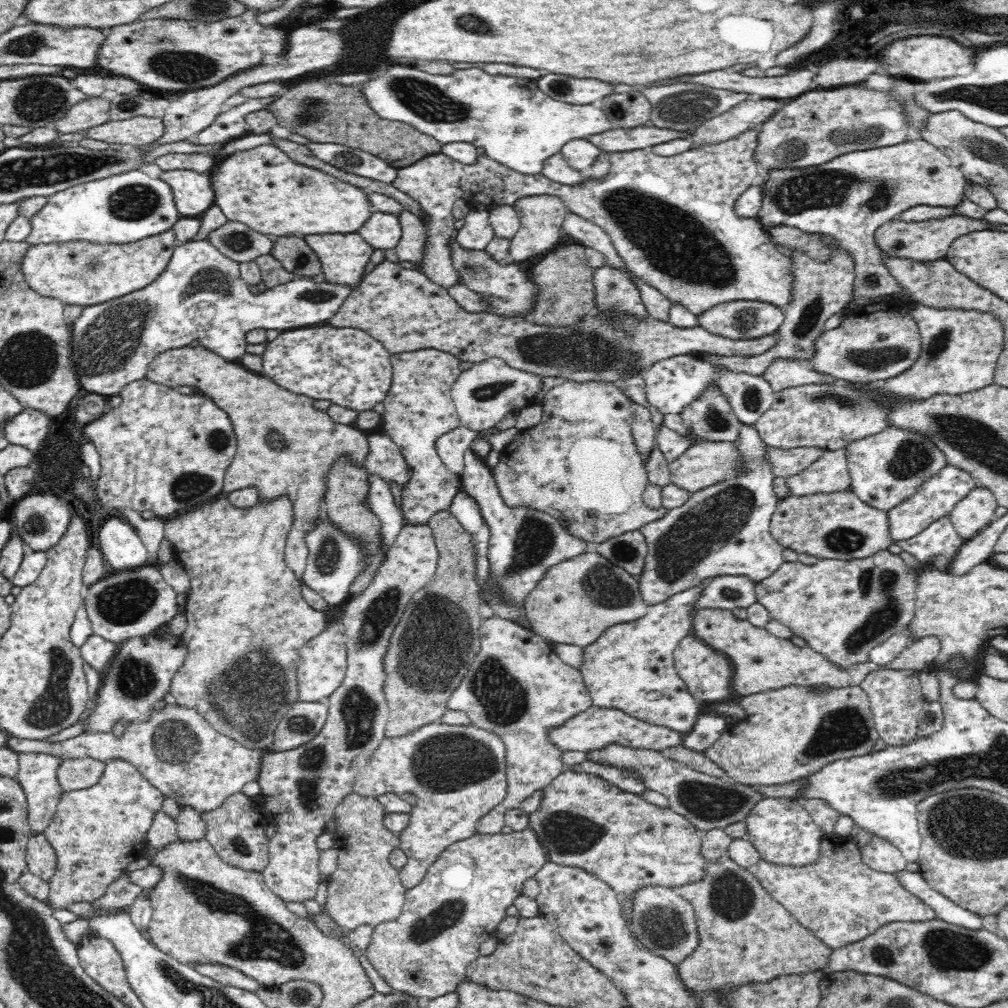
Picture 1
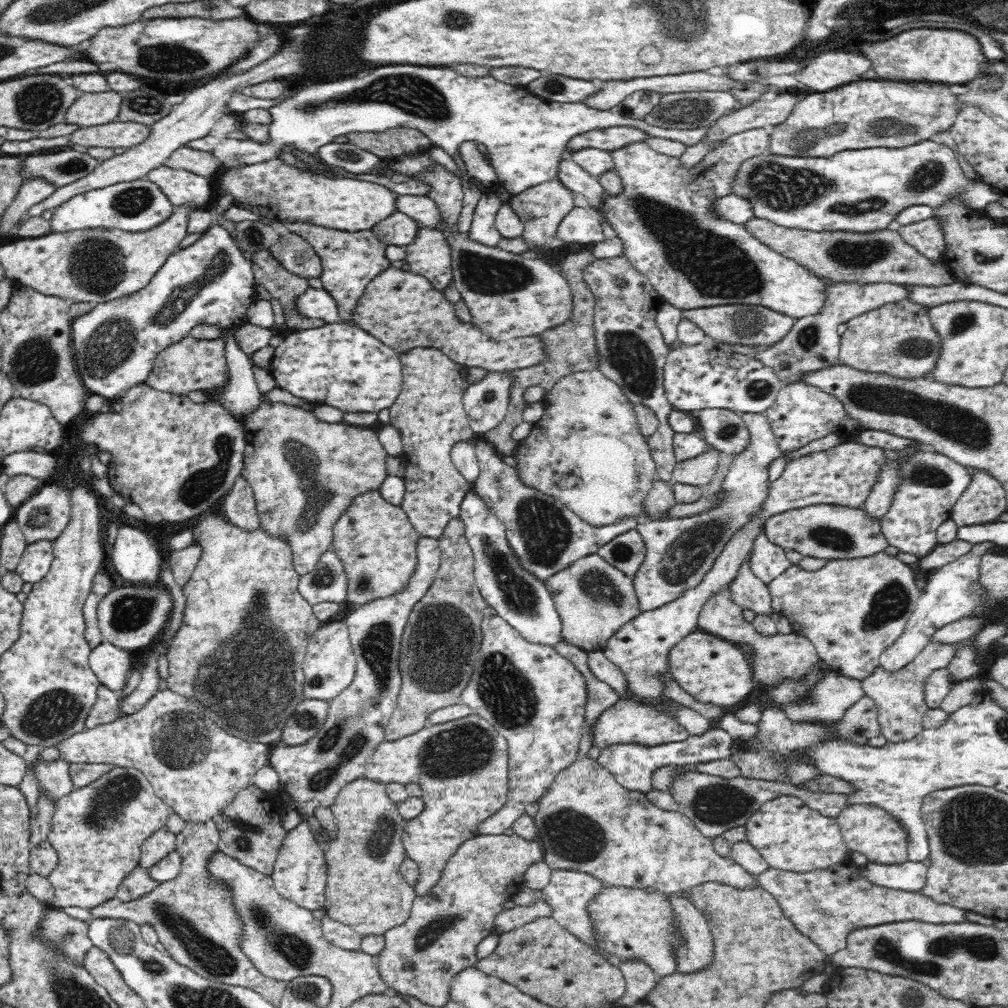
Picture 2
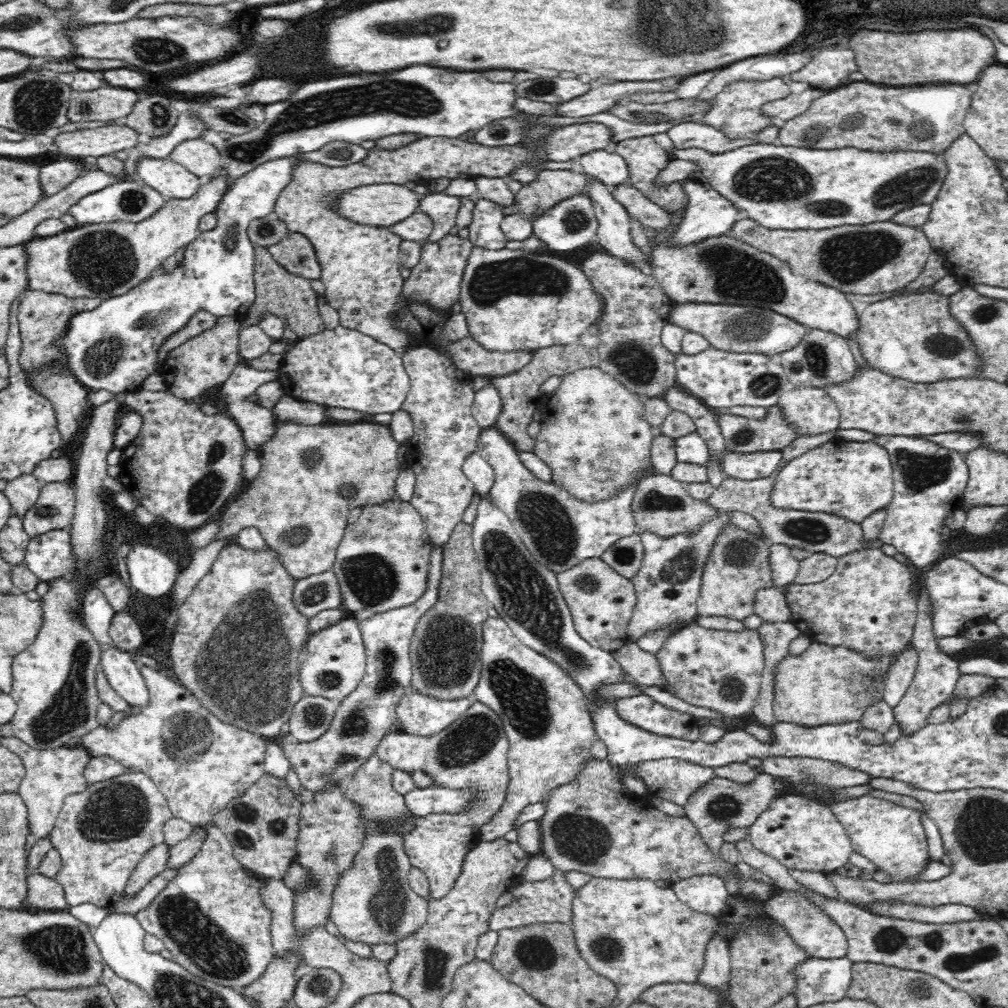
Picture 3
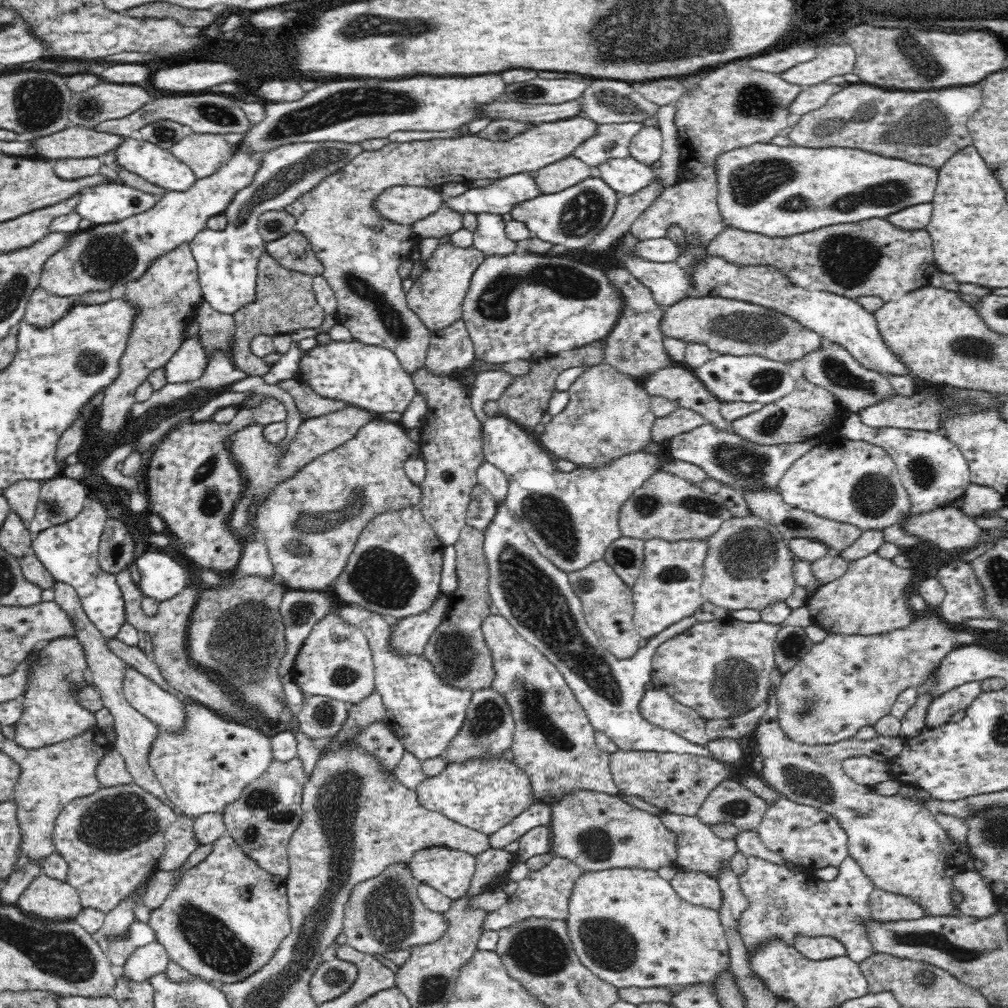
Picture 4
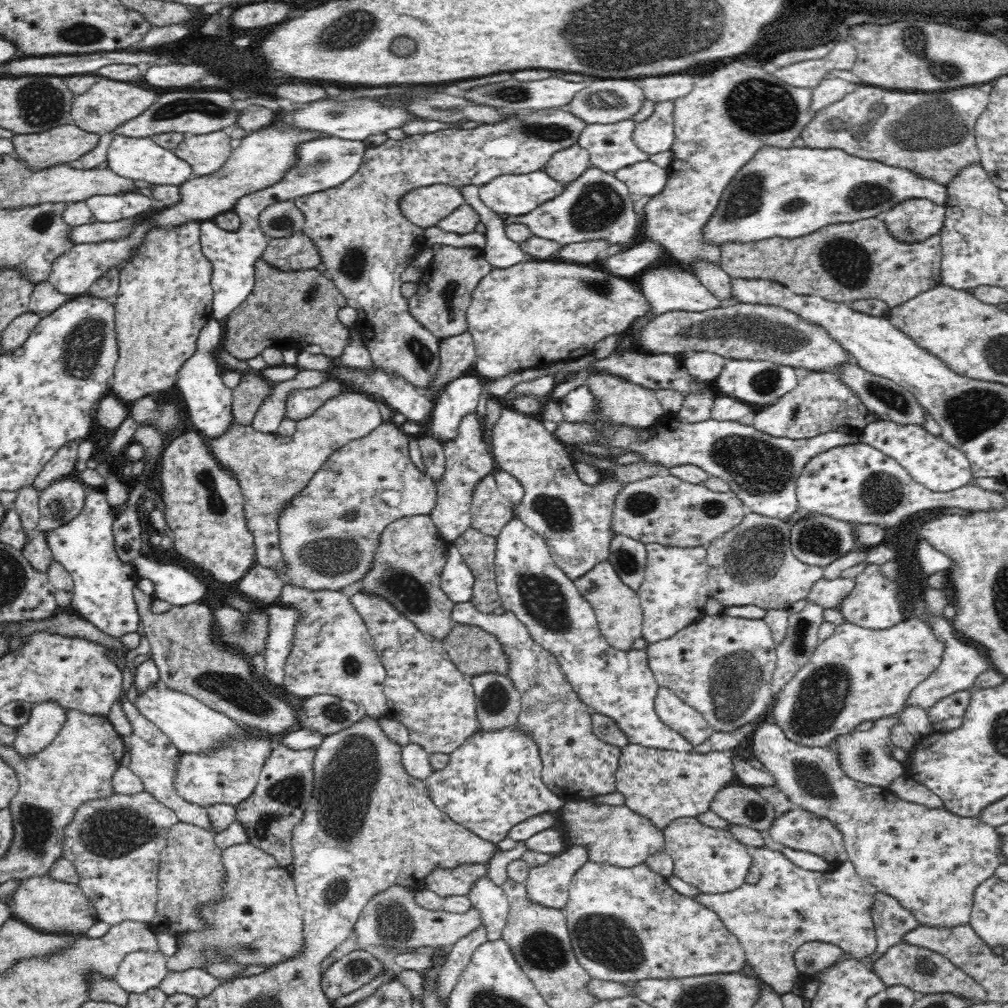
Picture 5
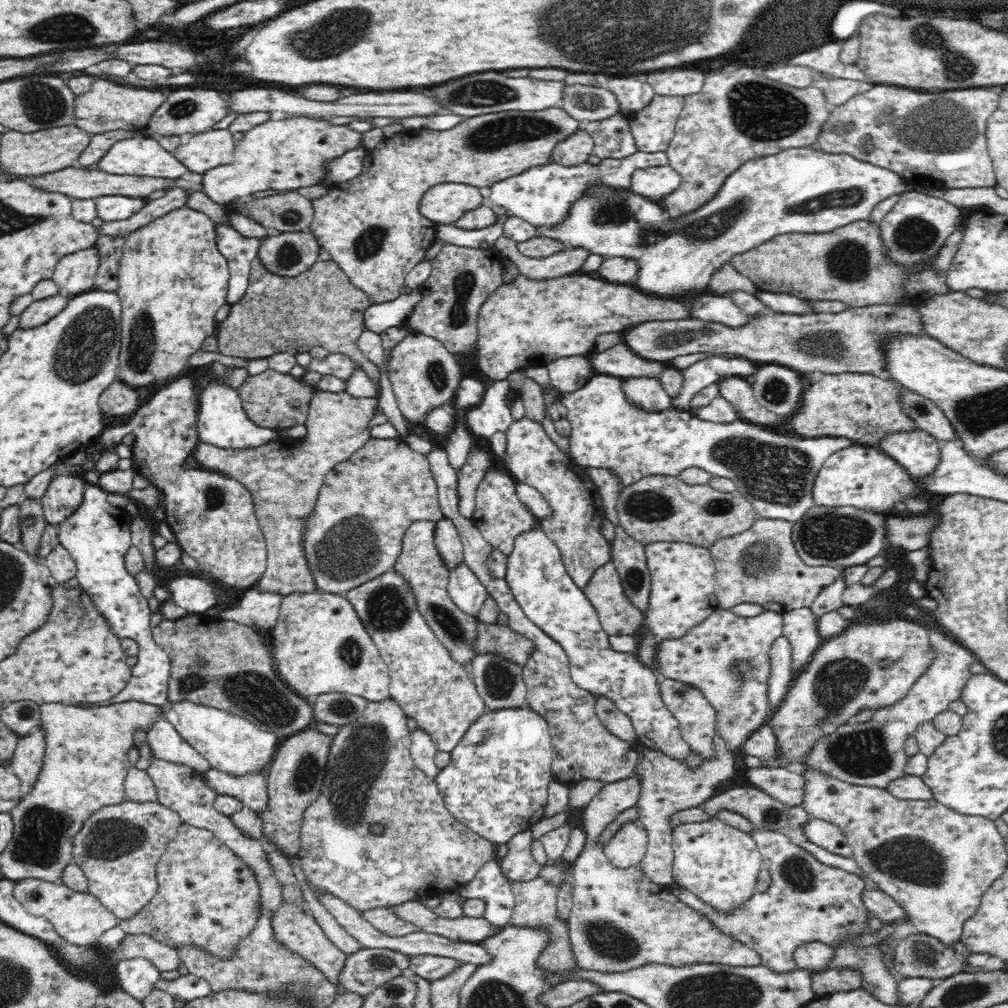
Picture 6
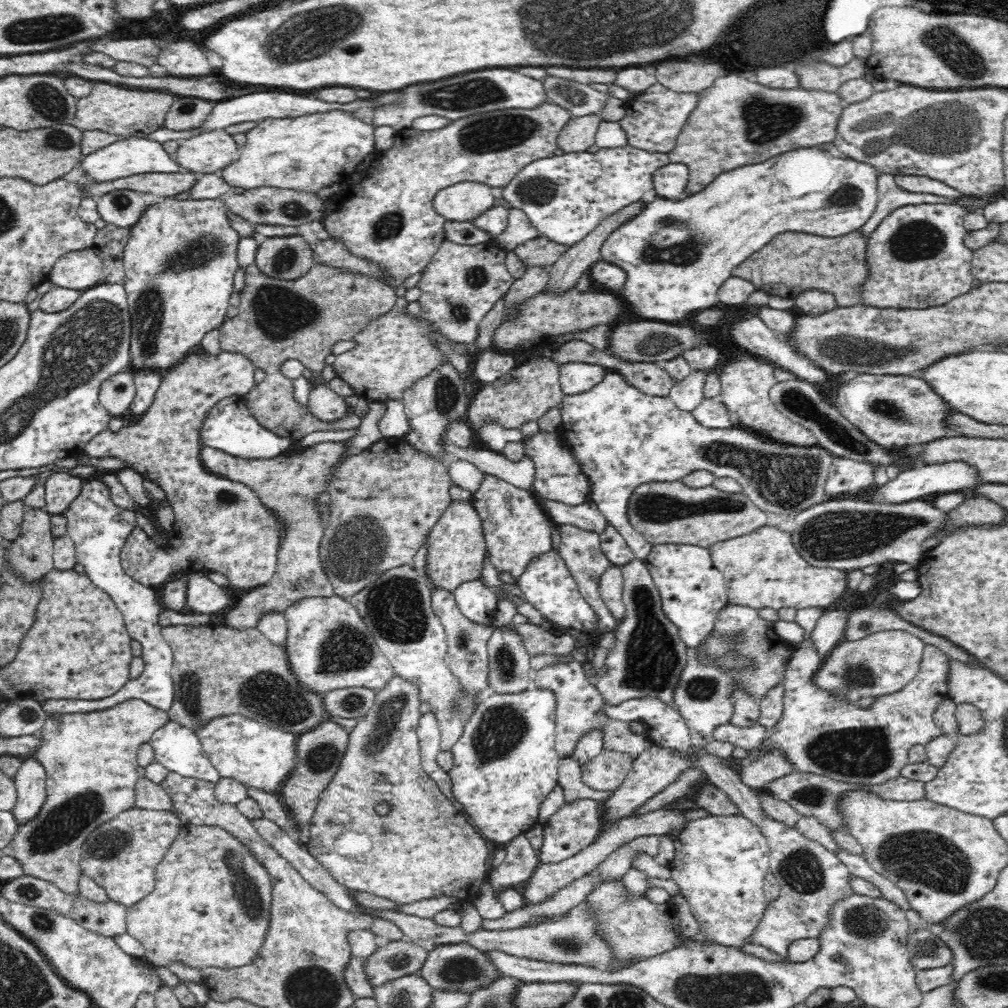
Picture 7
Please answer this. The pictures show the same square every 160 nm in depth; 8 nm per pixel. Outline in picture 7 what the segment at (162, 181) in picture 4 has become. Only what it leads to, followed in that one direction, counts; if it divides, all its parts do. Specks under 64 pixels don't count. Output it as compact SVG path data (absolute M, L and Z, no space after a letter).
M140 136L117 140L104 148L99 148L80 162L79 169L81 173L87 174L101 184L138 174L178 173L182 171L175 162L174 156L166 153L162 143Z

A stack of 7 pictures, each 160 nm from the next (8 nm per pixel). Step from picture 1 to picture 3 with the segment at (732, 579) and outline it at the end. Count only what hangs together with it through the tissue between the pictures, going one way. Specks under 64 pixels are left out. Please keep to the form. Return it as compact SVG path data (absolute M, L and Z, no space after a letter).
M777 587L758 590L753 610L764 622L792 622L786 595Z

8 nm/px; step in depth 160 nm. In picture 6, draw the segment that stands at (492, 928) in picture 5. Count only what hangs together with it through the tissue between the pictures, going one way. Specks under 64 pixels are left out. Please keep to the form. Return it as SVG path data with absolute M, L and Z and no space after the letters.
M497 859L486 862L474 880L463 884L458 891L466 899L481 898L486 903L483 917L501 930L509 925L514 914L515 894L499 863Z

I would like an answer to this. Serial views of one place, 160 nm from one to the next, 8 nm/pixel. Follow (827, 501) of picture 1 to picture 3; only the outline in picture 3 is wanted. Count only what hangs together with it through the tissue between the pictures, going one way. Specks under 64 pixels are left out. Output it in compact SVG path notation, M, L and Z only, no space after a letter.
M774 476L751 481L728 477L716 487L714 494L707 501L722 513L730 510L747 512L756 518L761 526L762 535L775 546L796 547L812 553L824 552L836 557L868 547L862 546L861 523L826 513L804 512L804 510L782 509L774 506L771 501L774 485Z

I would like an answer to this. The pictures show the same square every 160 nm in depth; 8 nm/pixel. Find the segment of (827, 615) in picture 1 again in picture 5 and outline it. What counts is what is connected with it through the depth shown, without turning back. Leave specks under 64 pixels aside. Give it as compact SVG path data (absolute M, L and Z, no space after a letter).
M867 564L864 572L855 578L855 589L841 602L839 610L846 621L873 630L888 629L904 621L898 601L898 583L882 576L878 565Z

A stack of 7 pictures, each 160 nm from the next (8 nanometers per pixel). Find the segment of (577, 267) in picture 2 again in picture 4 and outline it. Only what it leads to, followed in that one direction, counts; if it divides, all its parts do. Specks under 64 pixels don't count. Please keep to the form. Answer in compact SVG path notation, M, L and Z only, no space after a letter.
M594 341L589 345L577 348L571 351L562 351L557 355L538 360L531 363L530 372L515 378L515 381L501 394L497 400L499 412L506 414L512 421L518 422L526 431L535 433L535 427L540 424L542 416L547 412L549 400L556 392L555 378L566 368L574 368L574 366L597 365L604 362L603 341Z

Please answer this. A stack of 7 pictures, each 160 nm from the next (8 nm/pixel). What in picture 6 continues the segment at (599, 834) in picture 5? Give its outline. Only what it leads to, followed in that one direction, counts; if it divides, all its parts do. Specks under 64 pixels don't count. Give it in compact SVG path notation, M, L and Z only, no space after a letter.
M640 824L624 825L603 848L612 866L636 869L647 851L647 830Z

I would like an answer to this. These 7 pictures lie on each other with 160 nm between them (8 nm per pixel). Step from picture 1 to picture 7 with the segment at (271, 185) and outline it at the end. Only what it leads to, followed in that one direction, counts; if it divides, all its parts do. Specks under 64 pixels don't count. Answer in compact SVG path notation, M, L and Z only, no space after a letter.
M460 182L440 190L433 200L438 214L452 221L473 221L496 204L492 187L478 182Z

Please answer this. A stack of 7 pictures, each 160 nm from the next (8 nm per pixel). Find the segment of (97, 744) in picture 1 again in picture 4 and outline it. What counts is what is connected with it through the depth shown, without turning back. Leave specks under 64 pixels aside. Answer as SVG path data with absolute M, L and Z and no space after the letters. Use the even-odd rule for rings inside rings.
M116 638L106 639L106 645L111 652L114 652L116 656L124 660L126 665L152 679L160 688L170 693L174 692L173 688L161 676L158 666L148 660L145 653L138 646L128 646ZM186 702L188 705L187 727L181 735L168 733L166 729L157 728L159 733L155 736L148 760L154 769L158 781L166 790L168 798L184 814L200 816L200 814L222 811L225 806L236 802L243 794L243 790L251 782L256 781L273 762L271 737L264 735L256 729L237 722L228 722L216 712L196 703Z

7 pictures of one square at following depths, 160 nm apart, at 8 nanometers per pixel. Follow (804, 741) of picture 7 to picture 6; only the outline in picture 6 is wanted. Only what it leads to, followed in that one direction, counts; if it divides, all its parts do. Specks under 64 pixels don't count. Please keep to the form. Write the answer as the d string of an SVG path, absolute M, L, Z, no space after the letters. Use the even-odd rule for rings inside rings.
M797 608L783 613L784 619L783 635L792 647L793 679L806 670L806 666L812 662L814 653L820 650L822 644L819 635L818 616L812 608ZM929 626L928 638L931 644L931 652L935 655L935 658L932 665L908 690L907 696L894 702L894 705L877 709L872 718L866 722L855 722L853 719L842 724L842 726L838 726L834 732L820 736L812 744L812 748L802 756L801 761L805 771L822 772L827 776L853 785L880 789L886 789L894 780L905 775L905 767L909 759L909 756L905 753L905 742L915 736L920 725L932 723L938 714L959 701L961 690L964 688L967 678L971 676L969 666L977 661L974 653L967 652L964 647L955 640L951 640L945 632L936 627Z

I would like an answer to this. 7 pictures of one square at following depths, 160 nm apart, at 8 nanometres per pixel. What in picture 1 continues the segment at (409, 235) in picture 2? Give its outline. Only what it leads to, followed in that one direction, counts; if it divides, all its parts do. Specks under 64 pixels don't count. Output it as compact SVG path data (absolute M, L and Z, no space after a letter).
M375 212L359 231L362 238L374 249L396 248L402 236L400 218L382 212Z

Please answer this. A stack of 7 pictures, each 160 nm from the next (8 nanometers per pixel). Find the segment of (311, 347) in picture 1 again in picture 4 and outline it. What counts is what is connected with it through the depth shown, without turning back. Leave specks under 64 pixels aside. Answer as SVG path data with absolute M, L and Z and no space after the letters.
M360 341L336 342L320 345L304 352L300 359L297 378L313 386L326 398L337 398L347 404L359 406L381 417L386 412L402 414L411 405L417 388L413 378L402 368L394 352L362 344Z

